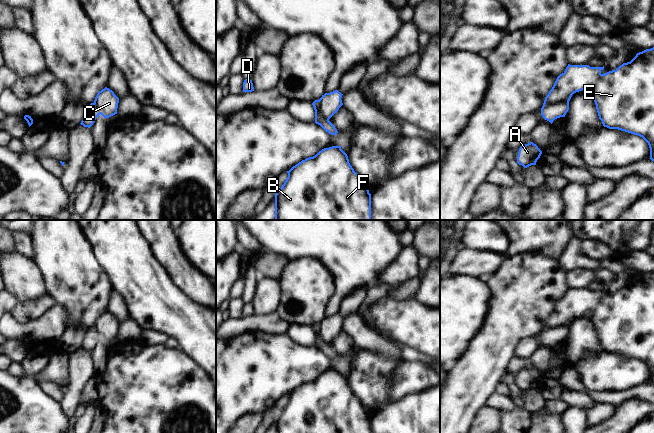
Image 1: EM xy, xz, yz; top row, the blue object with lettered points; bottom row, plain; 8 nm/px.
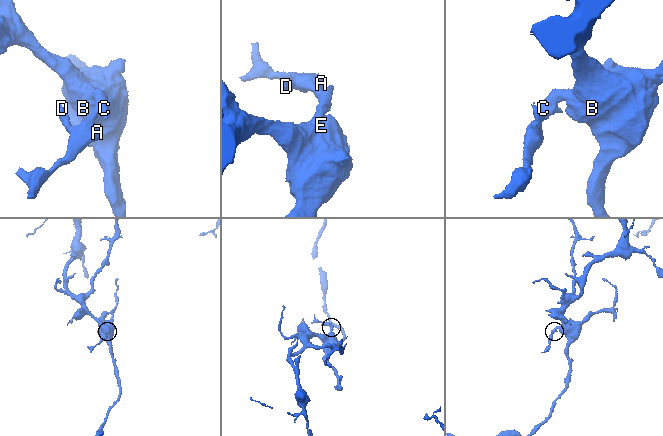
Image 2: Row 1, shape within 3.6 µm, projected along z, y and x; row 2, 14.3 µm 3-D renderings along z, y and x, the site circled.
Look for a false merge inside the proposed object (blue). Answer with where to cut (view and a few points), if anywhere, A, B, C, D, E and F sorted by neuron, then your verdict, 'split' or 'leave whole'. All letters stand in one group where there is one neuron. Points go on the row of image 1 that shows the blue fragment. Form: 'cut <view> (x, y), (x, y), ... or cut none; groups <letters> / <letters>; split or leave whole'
cut yz (568, 101), (543, 105); groups A D / B C E F; split

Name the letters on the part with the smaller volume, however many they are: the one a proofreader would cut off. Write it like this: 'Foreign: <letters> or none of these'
Foreign: A, D

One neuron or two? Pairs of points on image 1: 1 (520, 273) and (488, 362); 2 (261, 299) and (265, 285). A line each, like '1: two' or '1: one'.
1: one
2: one

